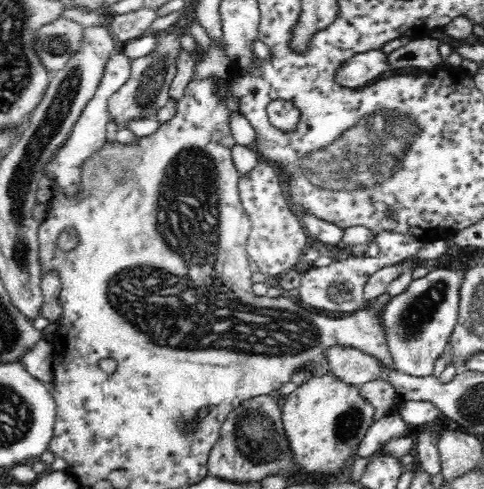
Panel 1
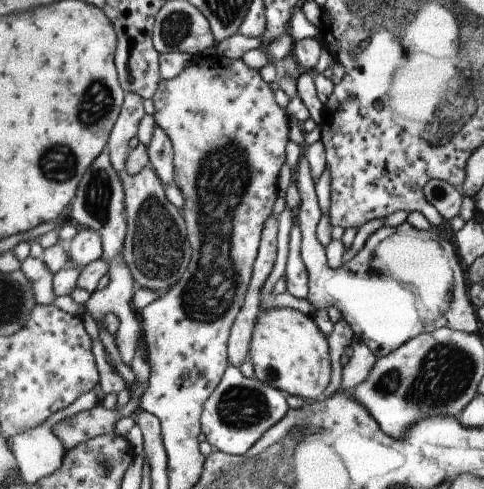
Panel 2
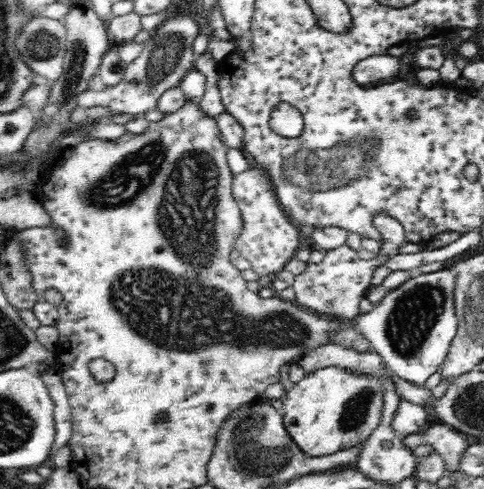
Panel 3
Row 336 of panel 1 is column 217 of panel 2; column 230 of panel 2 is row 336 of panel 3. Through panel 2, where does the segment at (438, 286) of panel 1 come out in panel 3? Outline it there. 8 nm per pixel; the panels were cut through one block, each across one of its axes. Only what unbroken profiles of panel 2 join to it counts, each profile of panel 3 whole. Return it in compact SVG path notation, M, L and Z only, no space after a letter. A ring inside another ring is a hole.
M454 268L420 274L406 280L398 290L390 290L372 312L356 318L356 328L368 338L372 350L384 358L384 366L398 378L424 388L426 380L438 372L458 334L456 318L456 272Z

